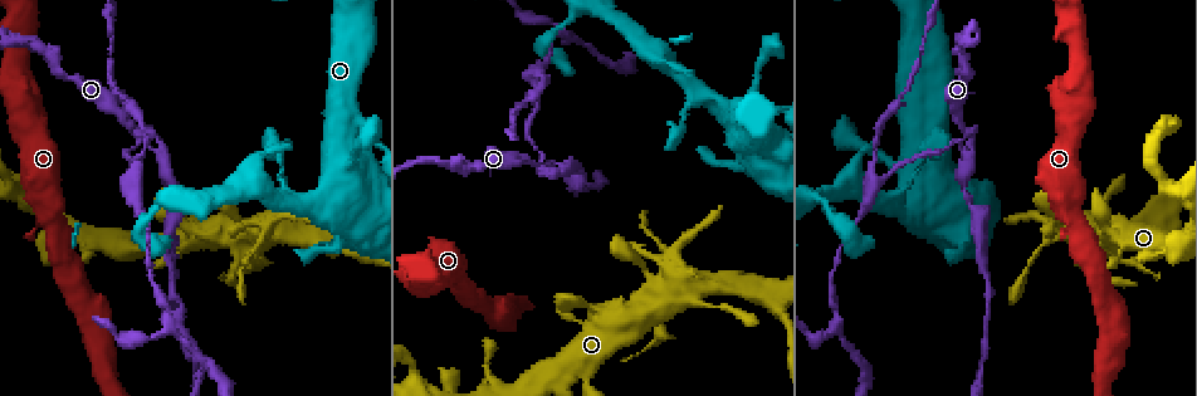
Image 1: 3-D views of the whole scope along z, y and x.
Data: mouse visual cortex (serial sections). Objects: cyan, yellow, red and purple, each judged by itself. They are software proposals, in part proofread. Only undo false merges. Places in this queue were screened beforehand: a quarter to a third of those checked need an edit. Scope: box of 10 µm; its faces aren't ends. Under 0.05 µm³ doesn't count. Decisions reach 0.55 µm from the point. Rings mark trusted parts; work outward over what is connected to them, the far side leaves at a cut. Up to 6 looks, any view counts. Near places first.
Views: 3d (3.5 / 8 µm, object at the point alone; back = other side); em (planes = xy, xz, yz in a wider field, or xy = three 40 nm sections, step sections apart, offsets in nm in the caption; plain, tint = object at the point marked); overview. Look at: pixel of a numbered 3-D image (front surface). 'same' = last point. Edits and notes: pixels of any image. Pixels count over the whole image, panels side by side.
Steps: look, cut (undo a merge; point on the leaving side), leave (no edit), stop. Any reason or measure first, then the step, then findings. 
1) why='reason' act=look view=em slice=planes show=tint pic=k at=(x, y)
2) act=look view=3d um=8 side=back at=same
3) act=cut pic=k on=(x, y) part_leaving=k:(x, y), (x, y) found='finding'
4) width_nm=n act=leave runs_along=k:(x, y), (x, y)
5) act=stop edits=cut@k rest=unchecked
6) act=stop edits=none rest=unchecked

why='two arms in line, one across' act=look view=3d um=3.5 pic=1 at=(139, 135)

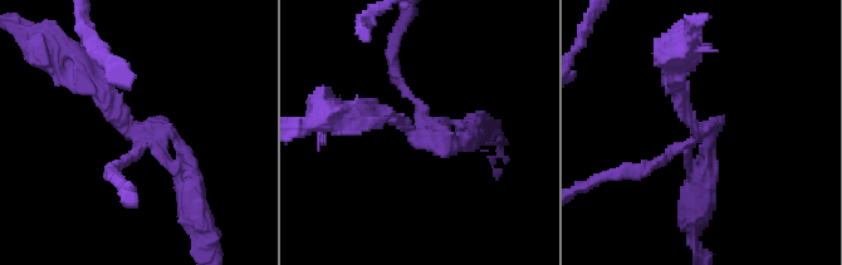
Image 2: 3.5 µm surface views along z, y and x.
arms=3 arm_widths_nm=150,200,250 act=look view=em slice=xy step=3 show=tint pic=2 at=(422, 133)

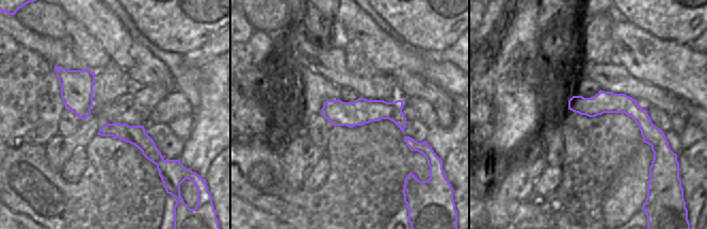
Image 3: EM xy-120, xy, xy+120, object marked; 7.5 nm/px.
act=look view=em slice=xy step=1 show=tint at=same

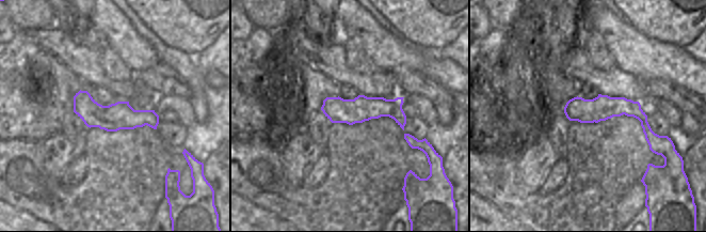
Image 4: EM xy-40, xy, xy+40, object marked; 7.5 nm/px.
act=cut pic=2 on=(401, 86) part_leaving=2:(421, 124), (390, 57), (401, 28) found='two cells meet here'

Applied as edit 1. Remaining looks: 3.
why='abrupt turn' act=look view=3d um=3.5 pic=1 at=(1078, 95)

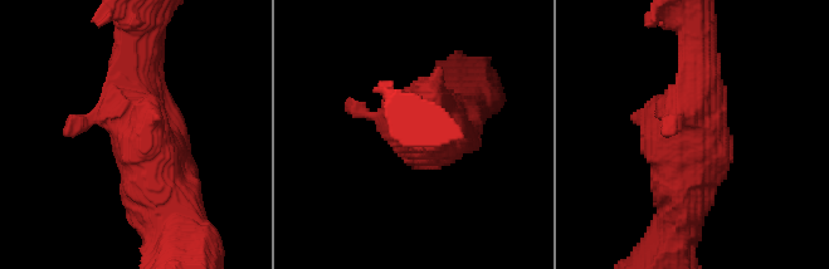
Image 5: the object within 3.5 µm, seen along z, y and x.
act=look view=em slice=xy step=2 show=tint pic=5 at=(696, 135)

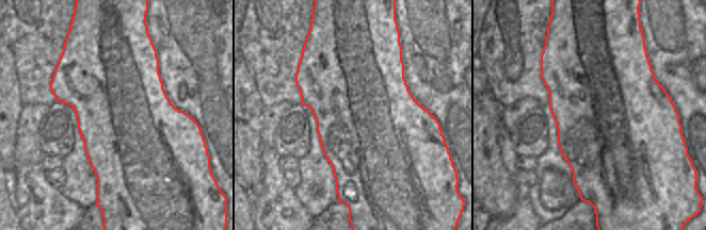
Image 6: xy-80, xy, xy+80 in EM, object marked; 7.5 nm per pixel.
act=leave found='one cell here'

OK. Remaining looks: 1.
act=stop edits=cut@2 rest=unchecked

